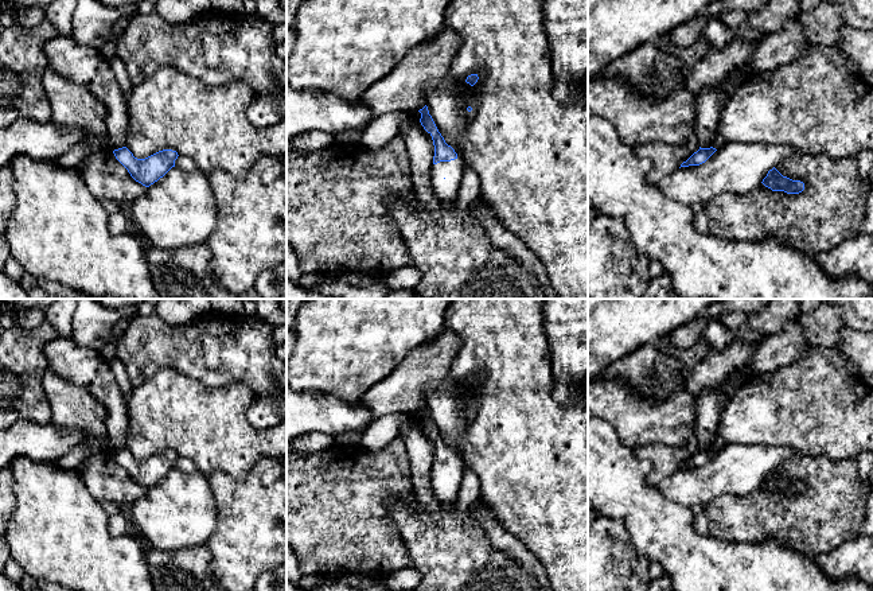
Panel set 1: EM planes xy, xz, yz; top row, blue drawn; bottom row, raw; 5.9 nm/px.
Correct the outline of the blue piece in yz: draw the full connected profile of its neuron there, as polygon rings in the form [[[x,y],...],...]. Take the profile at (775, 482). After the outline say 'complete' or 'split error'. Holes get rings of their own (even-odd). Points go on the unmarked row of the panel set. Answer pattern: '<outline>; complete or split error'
[[[775,468],[768,473],[761,485],[772,493],[784,493],[787,495],[799,495],[804,491],[803,483],[783,478]]]; complete

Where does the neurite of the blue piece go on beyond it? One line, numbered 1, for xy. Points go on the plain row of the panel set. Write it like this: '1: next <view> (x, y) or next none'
1: next none

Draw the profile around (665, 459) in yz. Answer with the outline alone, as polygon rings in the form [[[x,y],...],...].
[[[694,436],[685,447],[663,443],[648,443],[634,450],[640,459],[647,459],[652,468],[648,474],[648,485],[660,487],[662,482],[677,473],[694,454],[699,451],[698,439]]]

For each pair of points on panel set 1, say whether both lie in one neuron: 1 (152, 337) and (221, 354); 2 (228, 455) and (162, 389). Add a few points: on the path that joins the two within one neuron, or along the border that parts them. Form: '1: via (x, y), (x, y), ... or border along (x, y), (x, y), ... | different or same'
1: via (170, 346), (203, 350) | same
2: via (211, 439), (178, 405) | same

